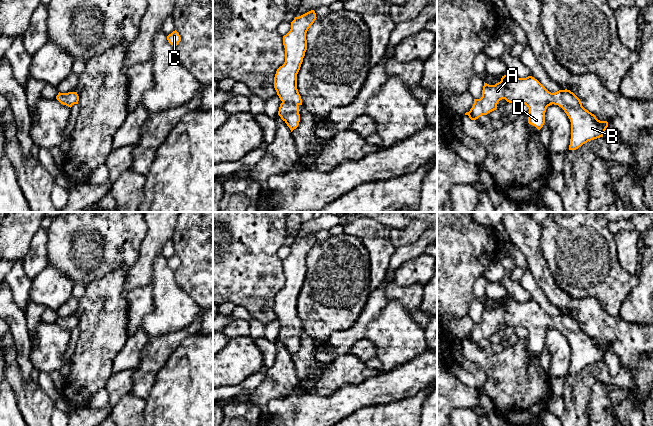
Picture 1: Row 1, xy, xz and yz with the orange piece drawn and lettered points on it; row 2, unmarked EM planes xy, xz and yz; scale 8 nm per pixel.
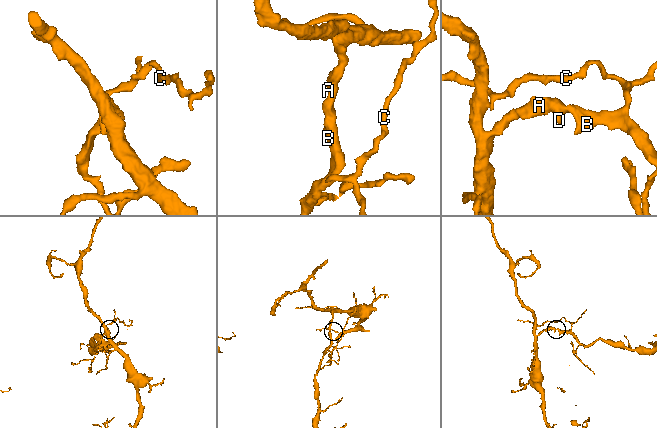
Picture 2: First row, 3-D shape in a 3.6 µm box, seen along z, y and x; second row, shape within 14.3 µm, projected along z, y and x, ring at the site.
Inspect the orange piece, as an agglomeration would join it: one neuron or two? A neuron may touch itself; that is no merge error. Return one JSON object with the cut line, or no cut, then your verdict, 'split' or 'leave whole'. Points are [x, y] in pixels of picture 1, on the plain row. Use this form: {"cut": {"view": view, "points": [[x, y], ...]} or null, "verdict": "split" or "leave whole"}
{"cut": null, "verdict": "leave whole"}

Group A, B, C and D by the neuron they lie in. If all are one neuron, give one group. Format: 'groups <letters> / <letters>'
groups A B C D

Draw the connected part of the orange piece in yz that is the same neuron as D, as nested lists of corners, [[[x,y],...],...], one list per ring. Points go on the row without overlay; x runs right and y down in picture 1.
[[[504,299],[495,309],[484,306],[482,321],[474,323],[474,328],[468,339],[476,344],[482,339],[497,333],[500,324],[523,327],[528,333],[528,347],[540,354],[545,347],[545,336],[548,330],[554,328],[561,331],[571,346],[571,363],[569,374],[576,374],[588,365],[603,361],[607,345],[600,345],[594,338],[586,334],[580,323],[570,314],[549,316],[532,300],[518,302],[514,299]]]

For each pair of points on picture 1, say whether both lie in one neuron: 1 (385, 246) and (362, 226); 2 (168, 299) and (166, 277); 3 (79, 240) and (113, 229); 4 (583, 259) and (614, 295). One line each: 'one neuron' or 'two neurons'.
1: one neuron
2: one neuron
3: one neuron
4: one neuron

